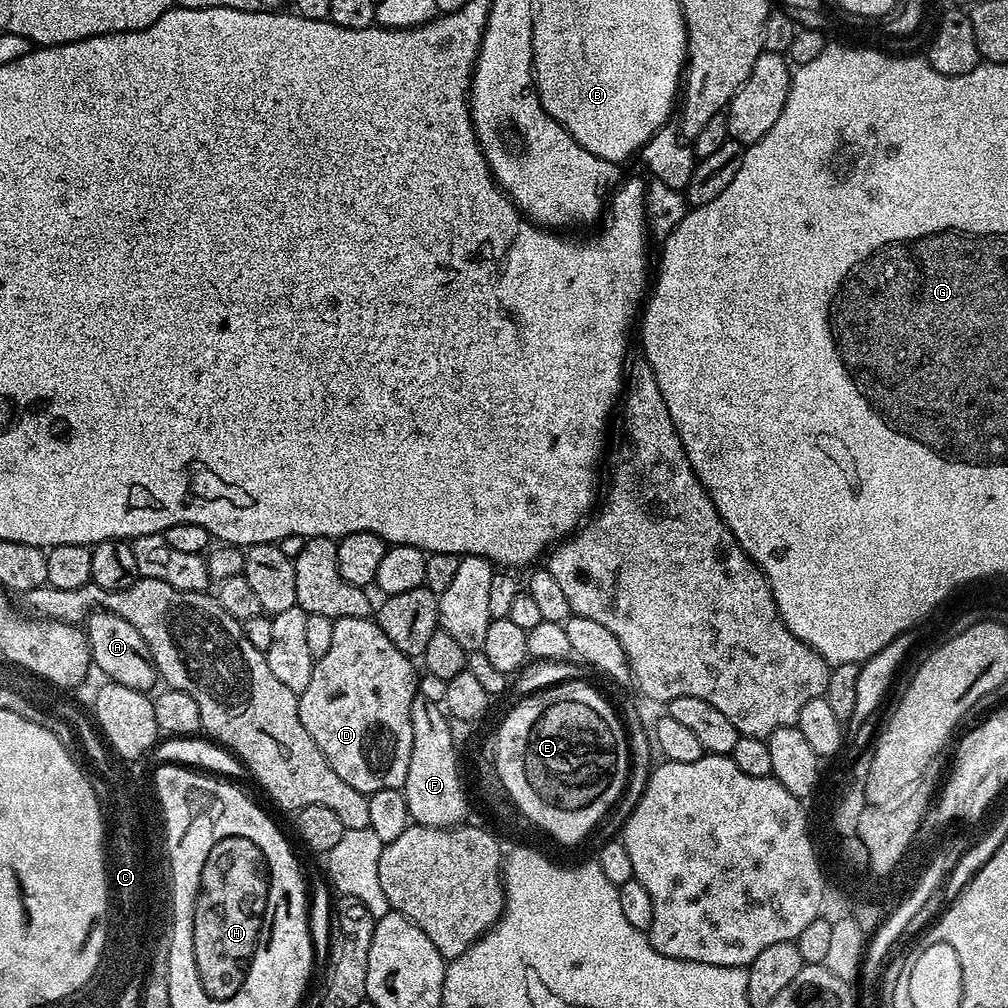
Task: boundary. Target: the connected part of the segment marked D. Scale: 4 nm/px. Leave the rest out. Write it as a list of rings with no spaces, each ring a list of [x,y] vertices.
[[[338,618],[332,621],[332,625],[334,626],[334,634],[331,645],[326,649],[326,654],[322,654],[322,658],[316,661],[310,683],[306,686],[306,690],[299,693],[298,696],[302,726],[306,726],[306,734],[310,734],[310,738],[314,738],[314,742],[318,742],[318,750],[322,750],[322,754],[330,762],[334,774],[338,774],[338,778],[342,778],[342,782],[346,782],[346,786],[365,794],[390,790],[391,788],[403,789],[406,774],[410,770],[410,750],[412,749],[410,706],[413,698],[418,695],[418,672],[412,669],[413,661],[410,657],[402,654],[402,650],[398,650],[398,646],[394,646],[394,642],[390,642],[390,638],[386,638],[386,634],[382,634],[382,630],[376,625],[375,619]]]

